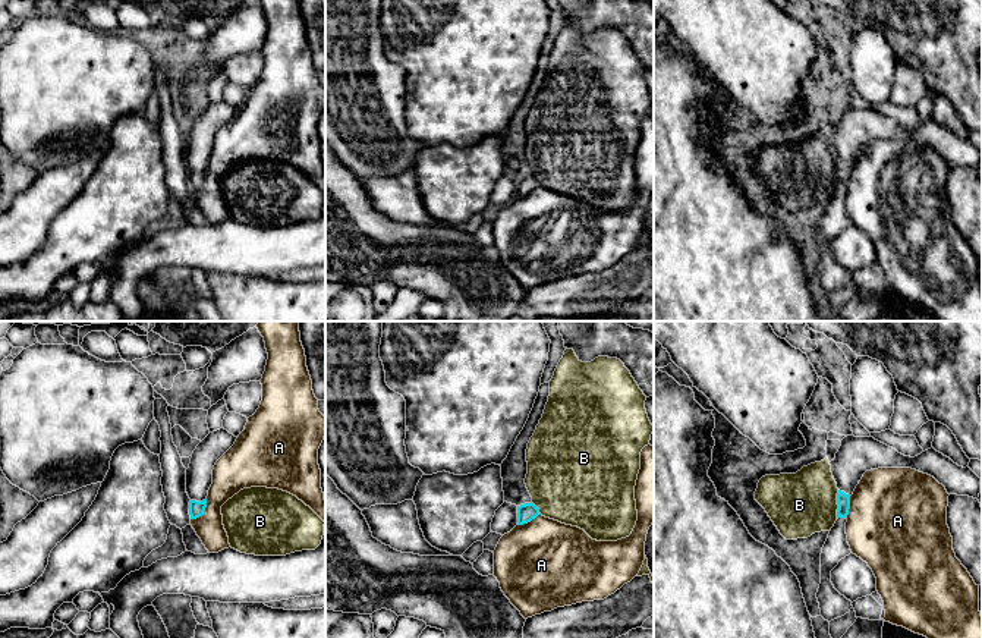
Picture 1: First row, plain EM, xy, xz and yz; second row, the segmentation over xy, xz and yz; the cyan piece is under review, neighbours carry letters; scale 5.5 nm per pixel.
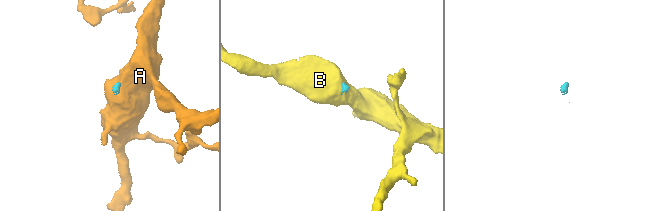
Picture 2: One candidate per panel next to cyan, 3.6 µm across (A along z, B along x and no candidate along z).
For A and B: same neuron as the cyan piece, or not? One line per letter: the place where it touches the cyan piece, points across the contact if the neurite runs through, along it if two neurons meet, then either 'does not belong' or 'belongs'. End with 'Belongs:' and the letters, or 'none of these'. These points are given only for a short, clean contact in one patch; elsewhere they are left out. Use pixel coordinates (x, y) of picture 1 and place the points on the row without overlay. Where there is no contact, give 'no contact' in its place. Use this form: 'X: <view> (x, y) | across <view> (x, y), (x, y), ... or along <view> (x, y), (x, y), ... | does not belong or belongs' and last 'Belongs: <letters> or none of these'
A: xy (204, 182) | along xy (207, 170), (204, 184), (191, 191) | does not belong
B: yz (837, 175) | along yz (839, 162), (836, 189) | does not belong
Belongs: none of these

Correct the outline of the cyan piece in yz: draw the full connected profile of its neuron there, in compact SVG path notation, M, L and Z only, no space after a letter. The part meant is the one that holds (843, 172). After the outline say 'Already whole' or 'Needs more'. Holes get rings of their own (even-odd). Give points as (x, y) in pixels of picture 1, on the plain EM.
M838 161L837 176L837 192L831 199L821 224L821 255L816 264L821 287L828 293L844 287L853 279L852 273L841 267L831 254L831 242L841 230L852 224L846 205L850 167Z. Needs more

